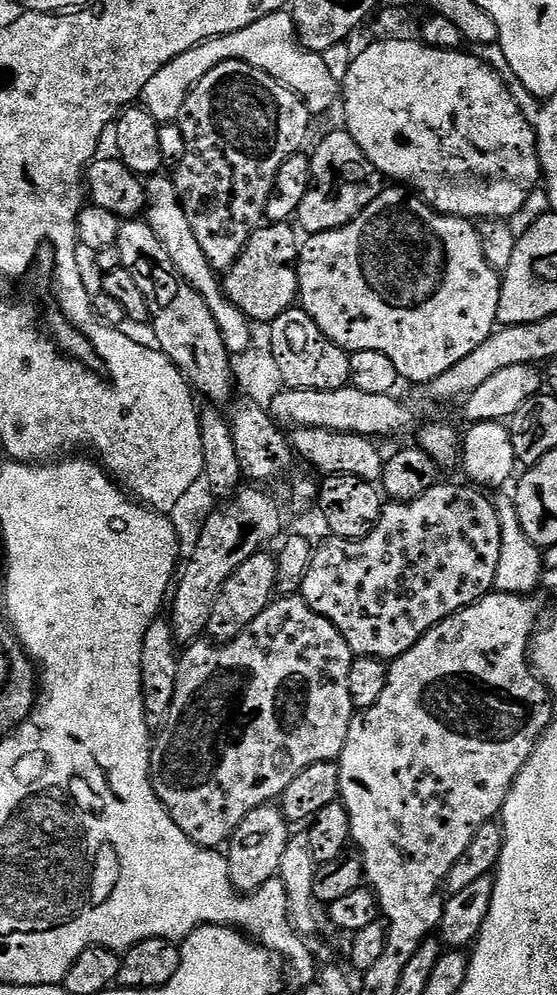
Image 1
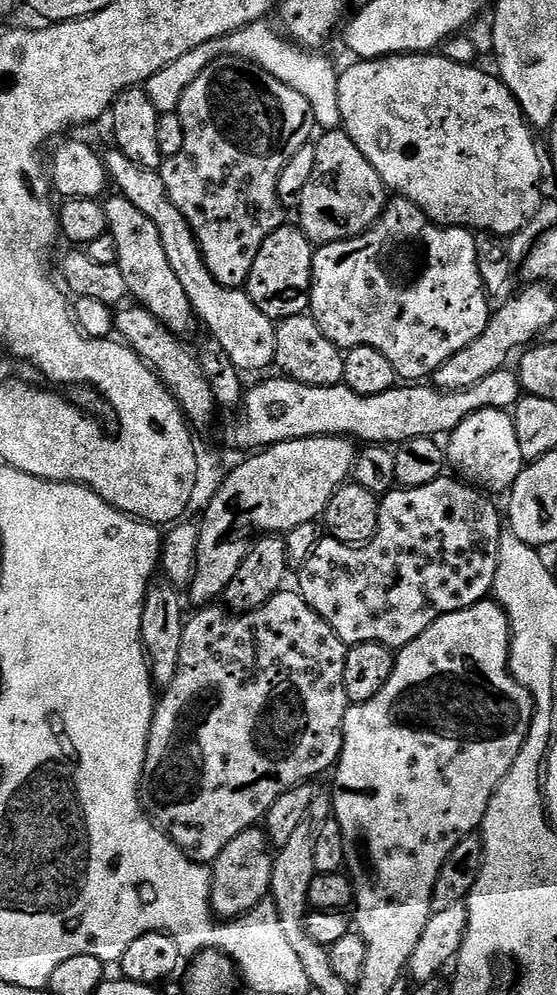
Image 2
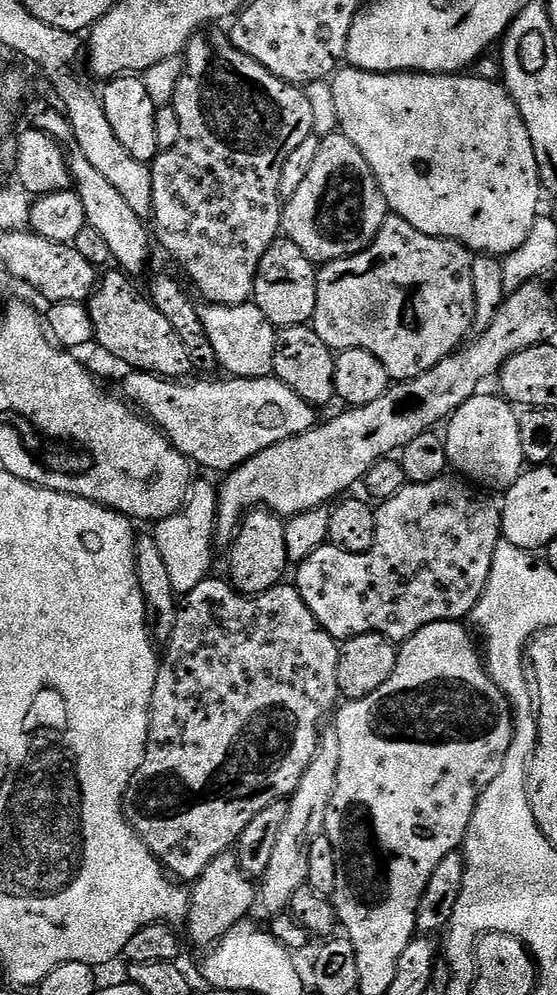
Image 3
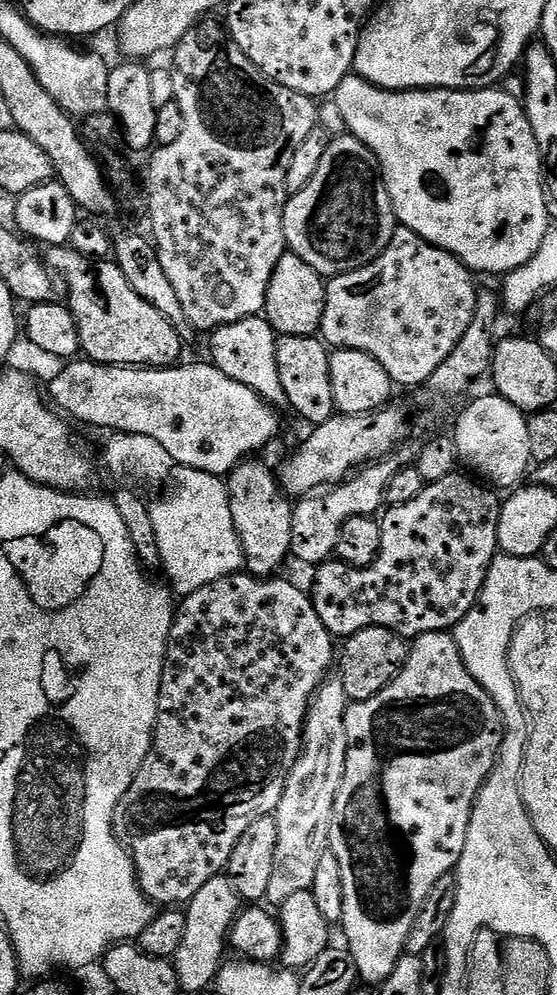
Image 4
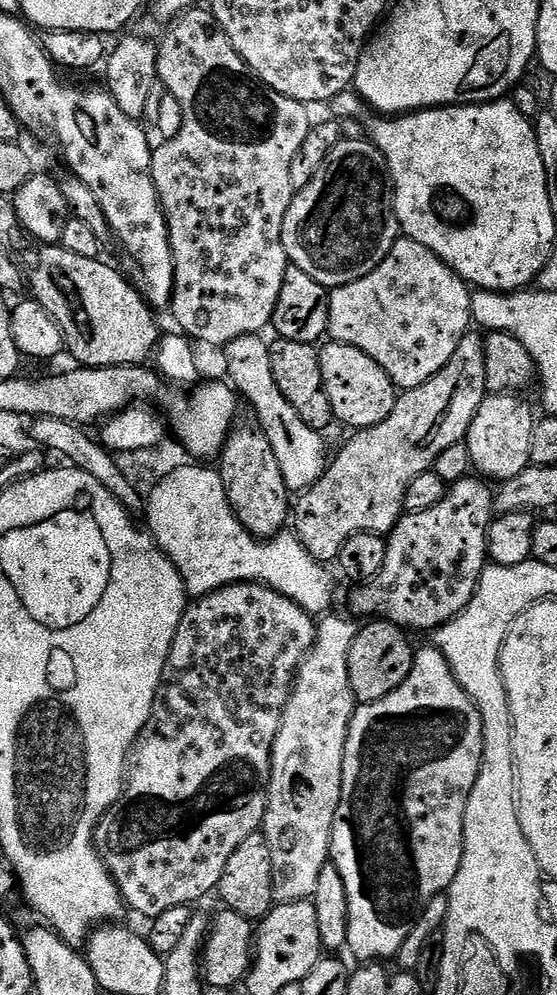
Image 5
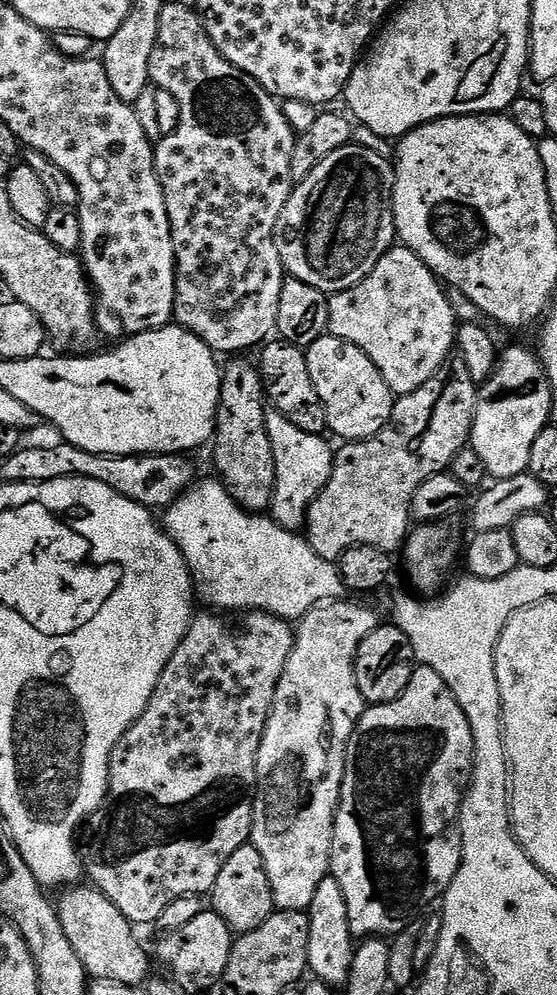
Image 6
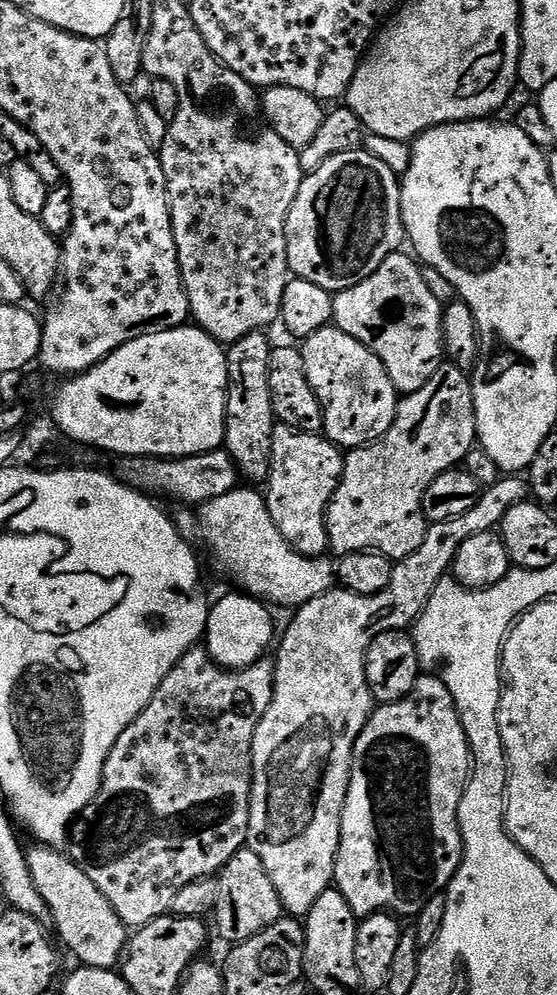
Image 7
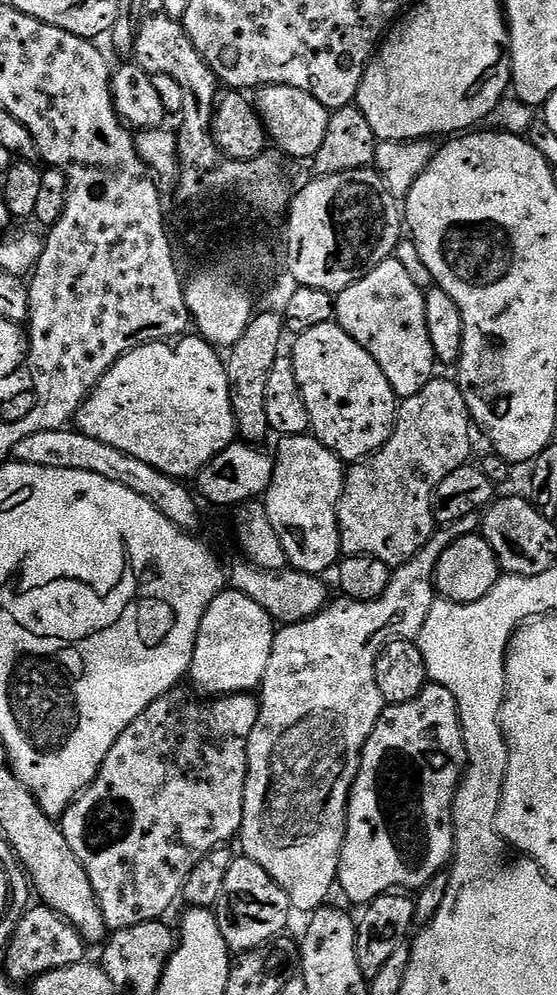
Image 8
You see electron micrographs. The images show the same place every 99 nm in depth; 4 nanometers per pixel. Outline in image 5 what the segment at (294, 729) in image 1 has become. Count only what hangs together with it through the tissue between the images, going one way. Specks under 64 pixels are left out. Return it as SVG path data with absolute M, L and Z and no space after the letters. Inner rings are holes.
M231 584L205 596L195 597L185 608L182 622L178 622L178 630L170 646L170 654L166 658L166 666L160 675L160 685L152 703L152 713L146 726L138 734L132 751L128 753L126 787L96 825L94 837L96 853L100 855L108 867L108 873L114 878L121 900L138 915L151 918L166 910L174 910L174 906L196 906L203 896L208 896L211 892L213 895L220 887L222 870L226 870L230 854L234 854L234 850L238 850L238 846L242 846L242 842L250 838L250 834L261 831L264 812L268 809L268 780L272 777L272 744L276 741L280 719L284 716L284 708L296 682L296 672L312 648L312 643L316 641L316 625L317 621L309 612L302 610L298 602L278 594L278 590L267 588L264 584Z

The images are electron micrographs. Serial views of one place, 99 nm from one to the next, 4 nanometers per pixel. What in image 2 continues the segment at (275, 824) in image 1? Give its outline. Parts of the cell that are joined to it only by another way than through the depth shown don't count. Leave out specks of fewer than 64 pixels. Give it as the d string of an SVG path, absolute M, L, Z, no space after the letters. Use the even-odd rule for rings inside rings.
M254 827L238 834L238 838L234 838L230 846L226 846L226 850L222 850L222 854L218 854L218 858L210 865L213 913L225 921L235 920L254 910L254 906L258 906L263 900L269 899L273 859L267 832Z

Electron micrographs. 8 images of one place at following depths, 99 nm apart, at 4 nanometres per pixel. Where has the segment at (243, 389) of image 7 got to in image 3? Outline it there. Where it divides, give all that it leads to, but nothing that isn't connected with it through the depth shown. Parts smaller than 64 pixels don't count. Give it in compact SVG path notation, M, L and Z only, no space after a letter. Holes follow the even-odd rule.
M265 507L255 509L244 517L240 531L232 541L232 561L228 564L227 573L232 587L238 589L241 596L261 596L285 579L284 571L290 568L290 561L286 552L284 526L285 521Z

